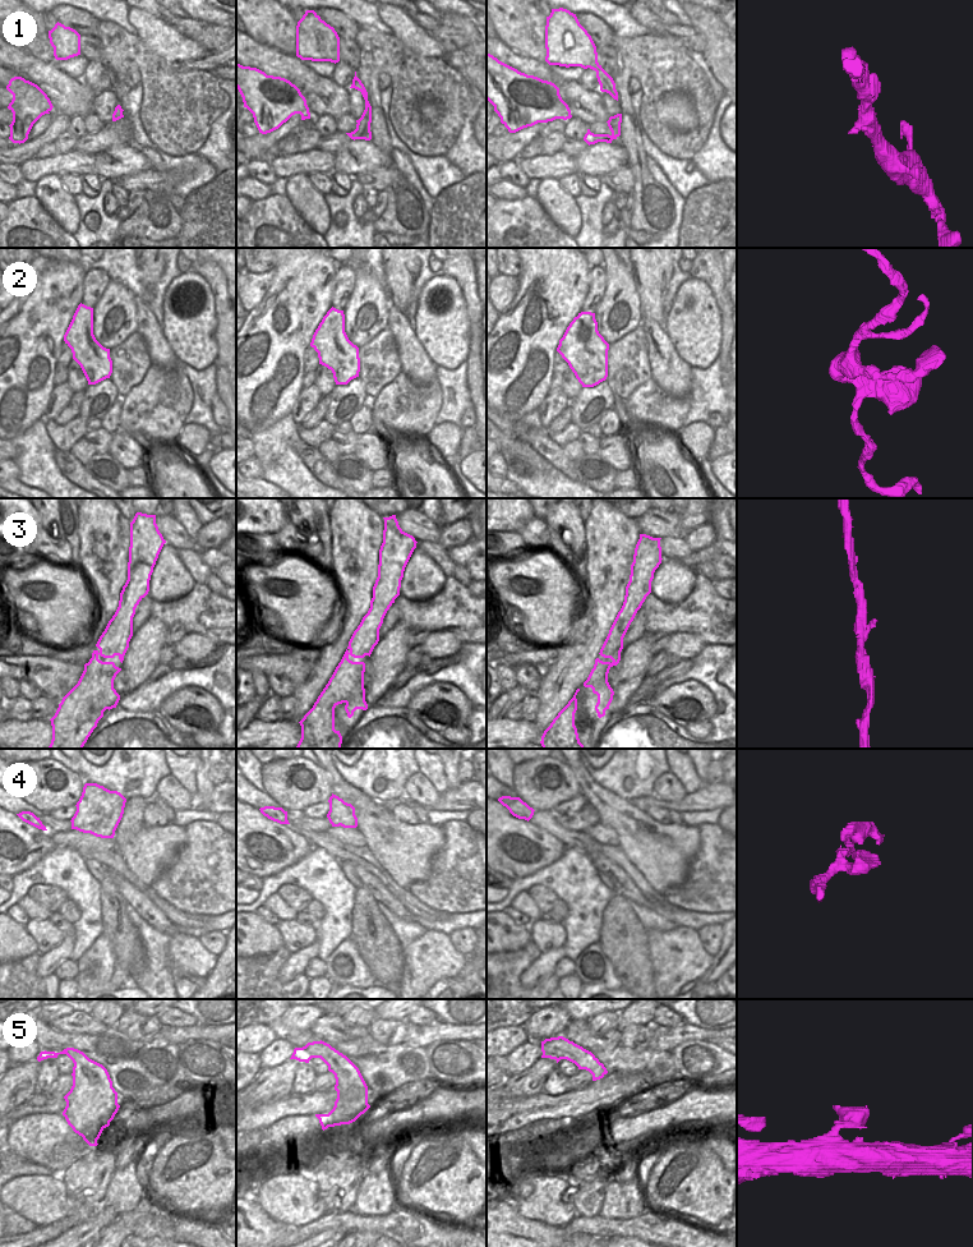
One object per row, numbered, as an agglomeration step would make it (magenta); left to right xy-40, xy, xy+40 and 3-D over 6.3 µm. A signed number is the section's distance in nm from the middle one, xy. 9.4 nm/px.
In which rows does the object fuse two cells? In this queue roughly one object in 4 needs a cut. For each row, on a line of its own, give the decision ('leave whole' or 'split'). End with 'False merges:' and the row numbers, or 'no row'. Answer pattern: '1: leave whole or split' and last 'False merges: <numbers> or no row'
1: leave whole
2: leave whole
3: leave whole
4: split
5: leave whole
False merges: 4

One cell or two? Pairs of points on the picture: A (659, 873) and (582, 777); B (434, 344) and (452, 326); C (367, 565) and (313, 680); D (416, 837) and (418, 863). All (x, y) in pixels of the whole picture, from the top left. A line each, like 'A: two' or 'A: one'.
A: one
B: one
C: one
D: one

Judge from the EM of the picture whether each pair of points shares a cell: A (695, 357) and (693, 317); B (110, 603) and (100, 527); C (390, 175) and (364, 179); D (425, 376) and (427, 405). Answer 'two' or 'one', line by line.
A: one
B: one
C: one
D: two

